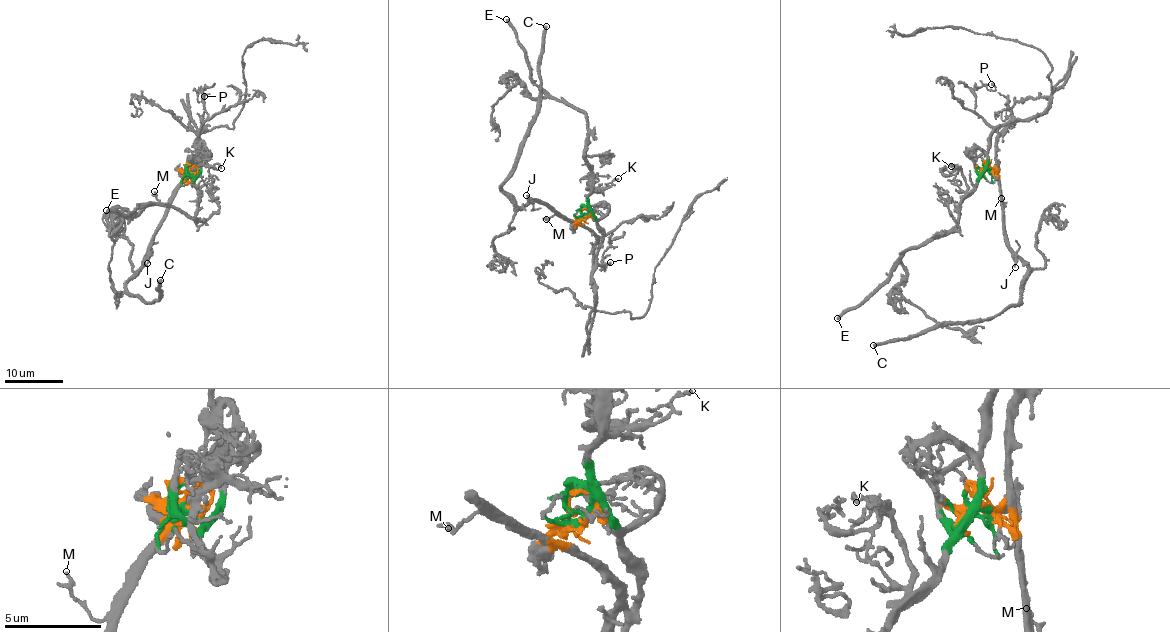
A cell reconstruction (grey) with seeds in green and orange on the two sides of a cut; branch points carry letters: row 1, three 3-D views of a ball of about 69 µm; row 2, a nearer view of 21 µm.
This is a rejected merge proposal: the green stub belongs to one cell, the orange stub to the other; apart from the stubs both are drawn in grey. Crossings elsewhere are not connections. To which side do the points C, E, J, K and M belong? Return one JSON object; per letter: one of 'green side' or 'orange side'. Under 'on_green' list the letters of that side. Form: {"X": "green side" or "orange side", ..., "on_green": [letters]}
{"C": "orange side", "E": "green side", "J": "orange side", "K": "green side", "M": "orange side", "on_green": ["E", "K"]}

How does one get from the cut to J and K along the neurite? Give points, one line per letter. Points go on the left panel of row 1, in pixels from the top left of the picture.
J: (191, 173), (181, 184), (157, 230), (147, 264)
K: (191, 174), (198, 192), (193, 175), (197, 167), (216, 164), (221, 168)

